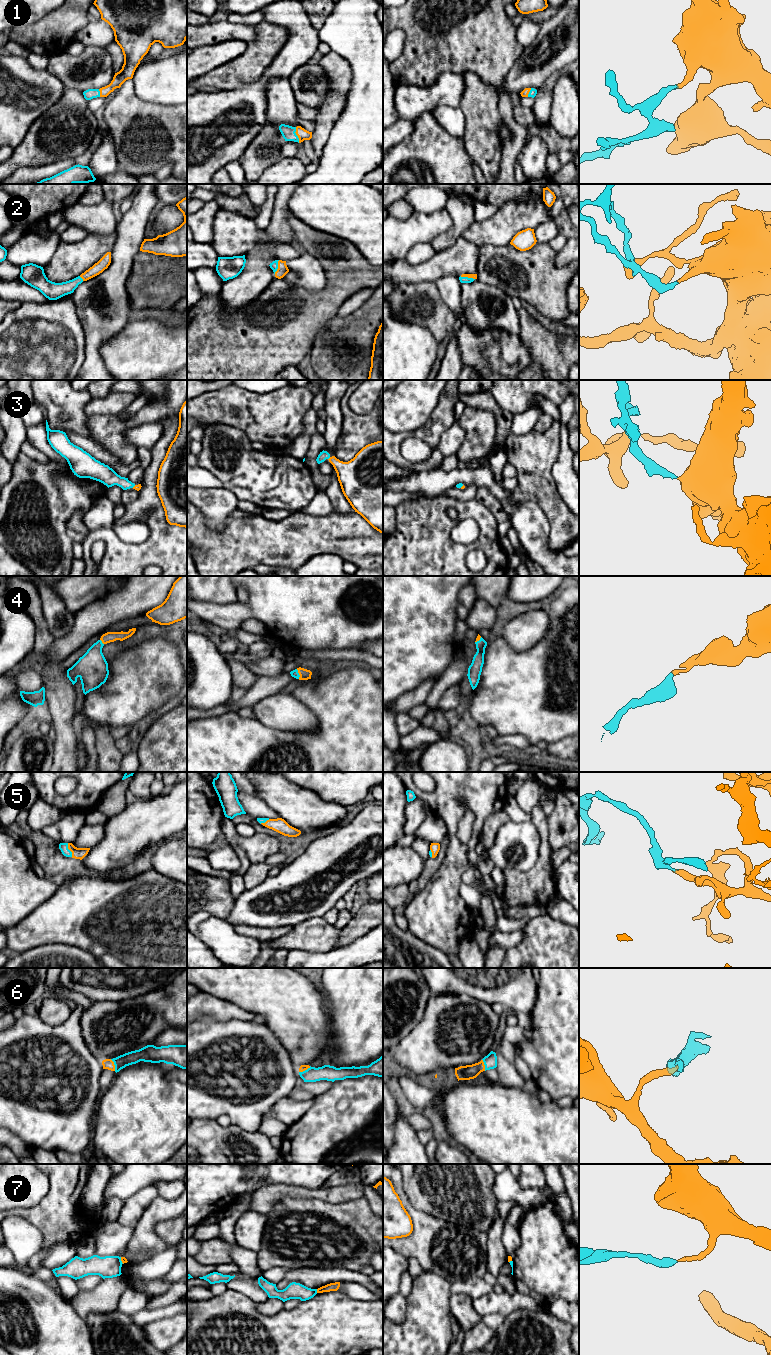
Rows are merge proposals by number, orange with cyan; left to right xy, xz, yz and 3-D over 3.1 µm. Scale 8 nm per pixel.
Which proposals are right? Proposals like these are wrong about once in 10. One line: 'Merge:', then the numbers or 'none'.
Merge: 1, 2, 3, 4, 5, 6

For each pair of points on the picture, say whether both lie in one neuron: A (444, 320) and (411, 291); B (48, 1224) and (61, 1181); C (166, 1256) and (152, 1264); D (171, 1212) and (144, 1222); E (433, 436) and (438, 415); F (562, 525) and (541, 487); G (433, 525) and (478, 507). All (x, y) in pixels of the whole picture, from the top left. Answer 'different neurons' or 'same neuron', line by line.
A: same neuron
B: same neuron
C: same neuron
D: same neuron
E: same neuron
F: same neuron
G: same neuron

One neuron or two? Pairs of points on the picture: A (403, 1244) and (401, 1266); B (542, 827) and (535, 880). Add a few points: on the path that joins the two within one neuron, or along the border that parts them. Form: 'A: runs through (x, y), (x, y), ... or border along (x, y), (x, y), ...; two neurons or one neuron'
A: border along (393, 1248), (407, 1259); two neurons
B: runs through (544, 840), (543, 867); one neuron

